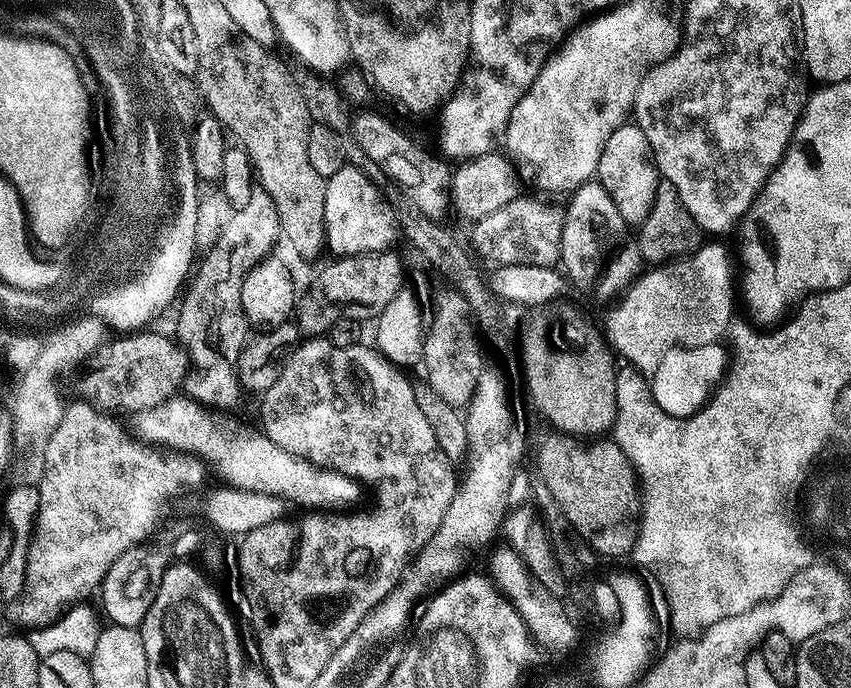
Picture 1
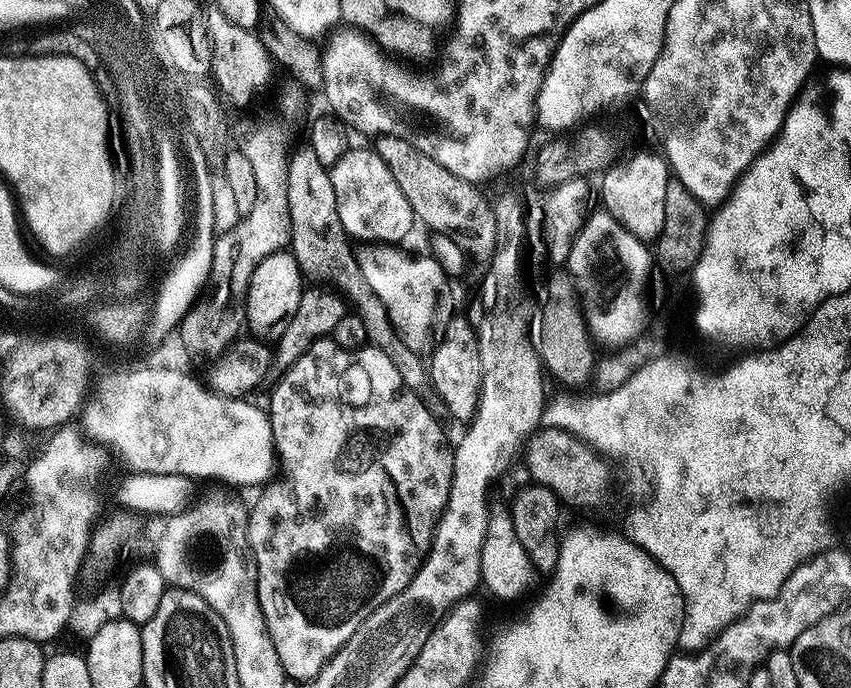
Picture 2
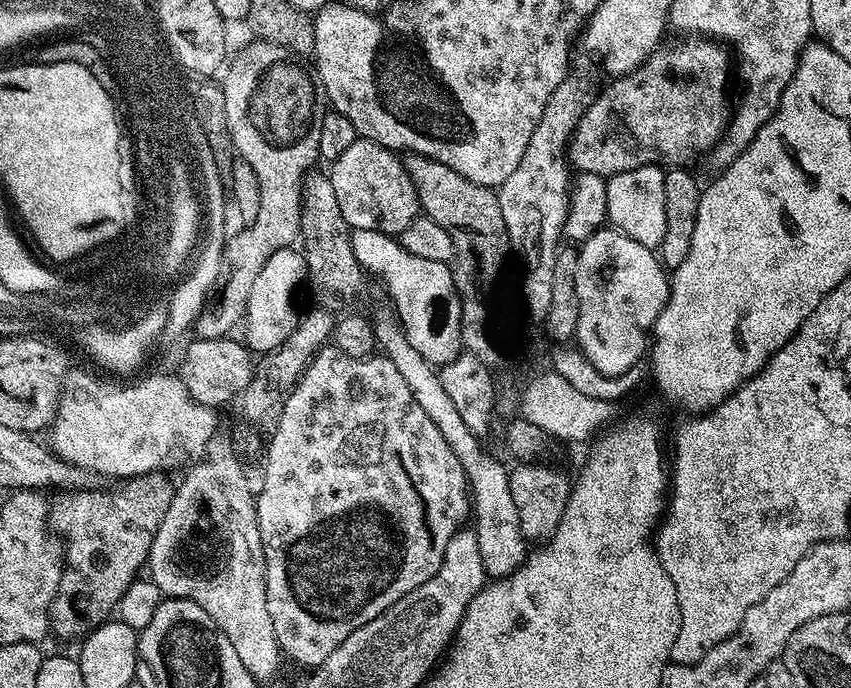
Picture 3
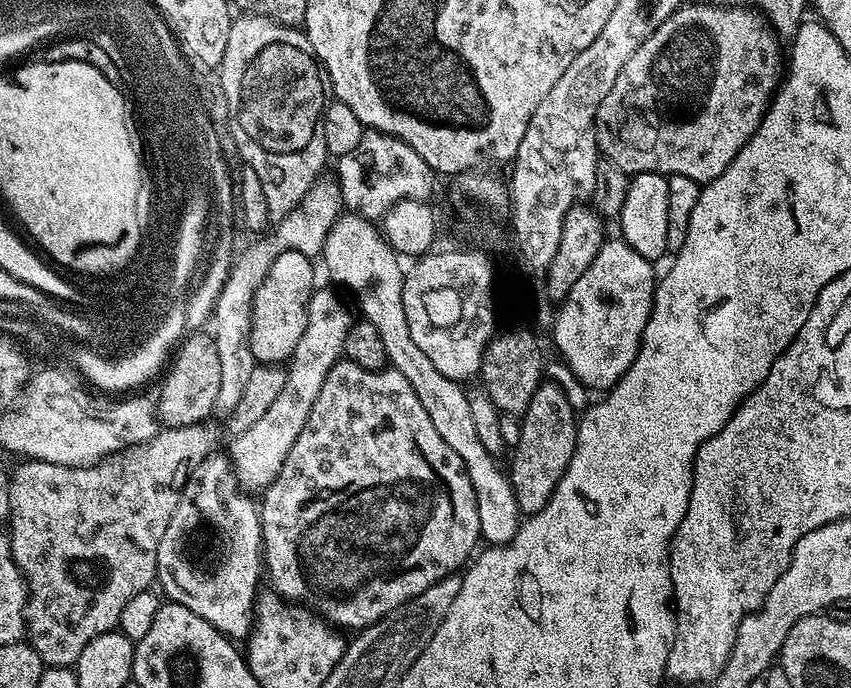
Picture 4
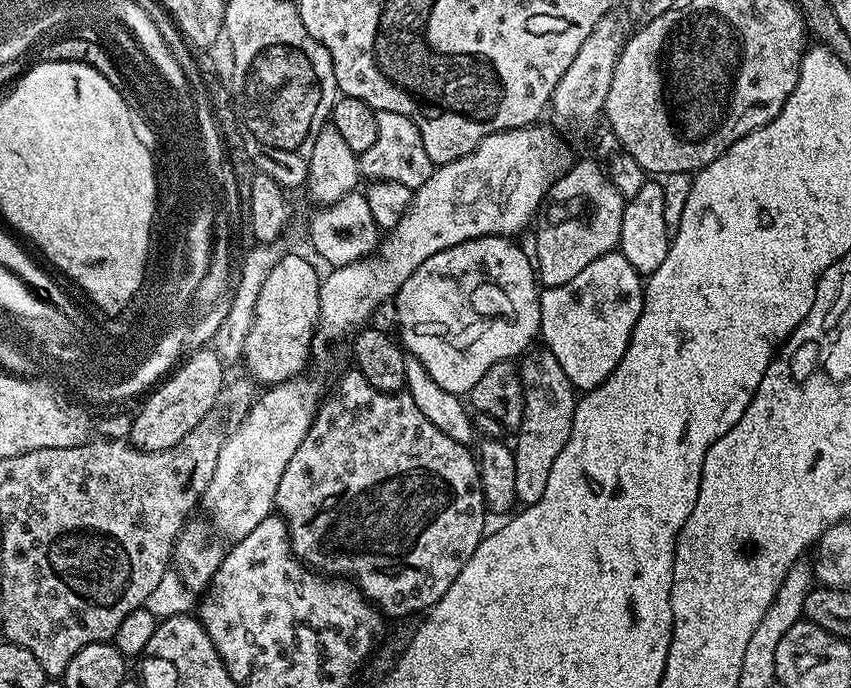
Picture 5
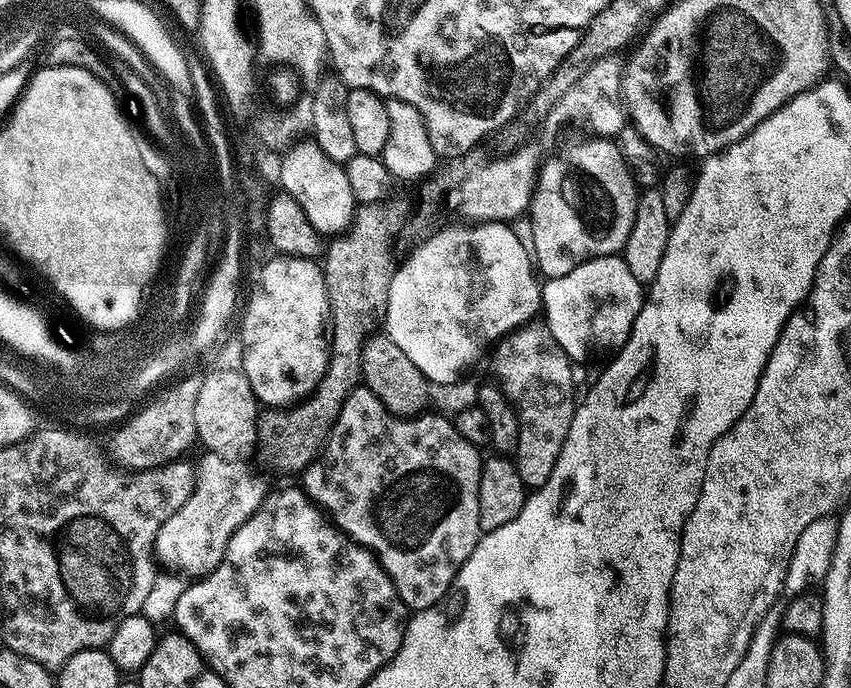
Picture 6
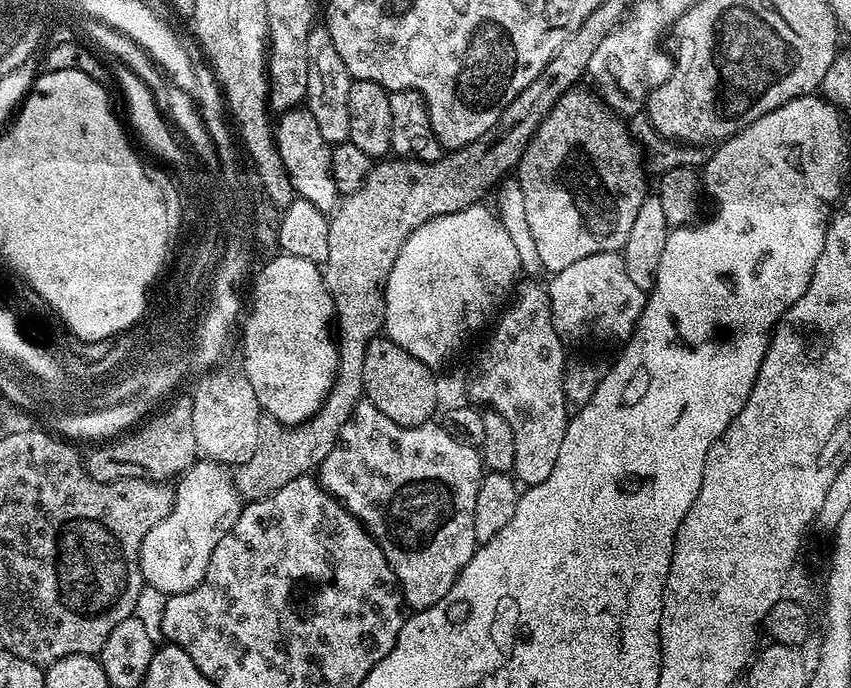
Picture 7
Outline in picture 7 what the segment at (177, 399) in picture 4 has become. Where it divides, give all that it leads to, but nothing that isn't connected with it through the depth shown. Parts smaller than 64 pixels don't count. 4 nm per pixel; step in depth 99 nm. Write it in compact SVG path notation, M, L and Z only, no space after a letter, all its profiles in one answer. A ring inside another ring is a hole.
M191 399L176 400L165 412L145 419L127 434L101 443L89 456L83 457L84 469L98 482L119 480L159 480L172 482L183 476L186 469L195 464L198 455L193 431Z

